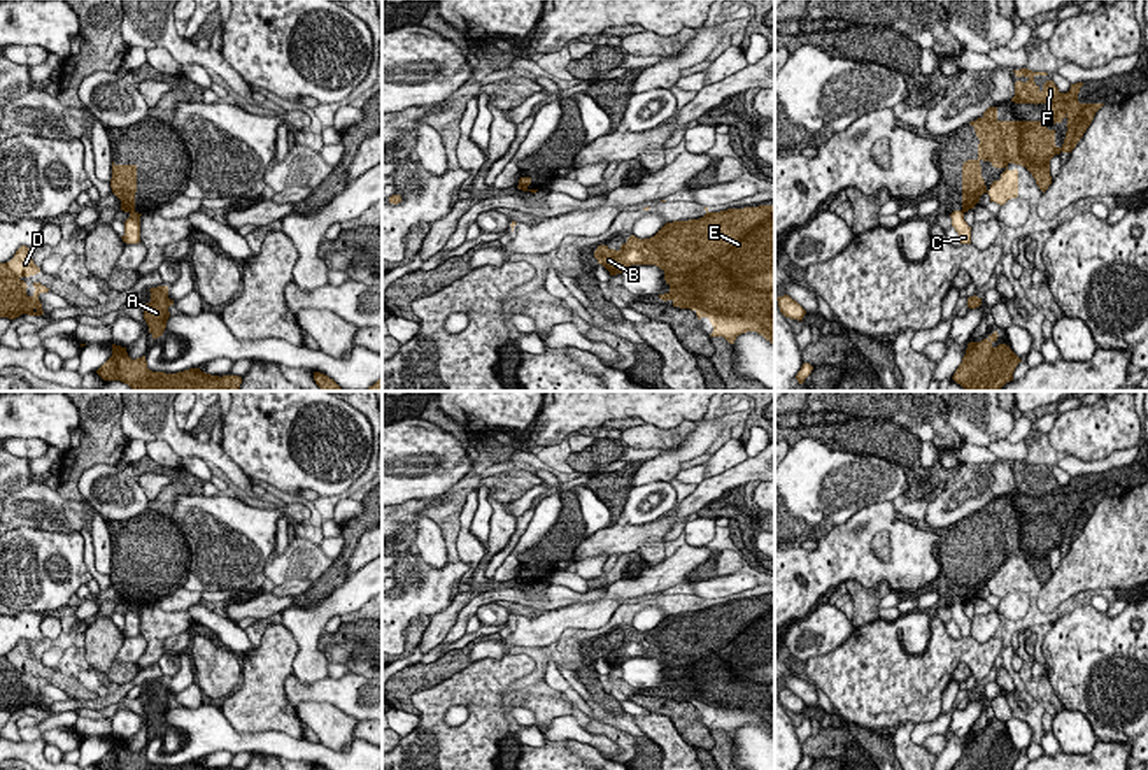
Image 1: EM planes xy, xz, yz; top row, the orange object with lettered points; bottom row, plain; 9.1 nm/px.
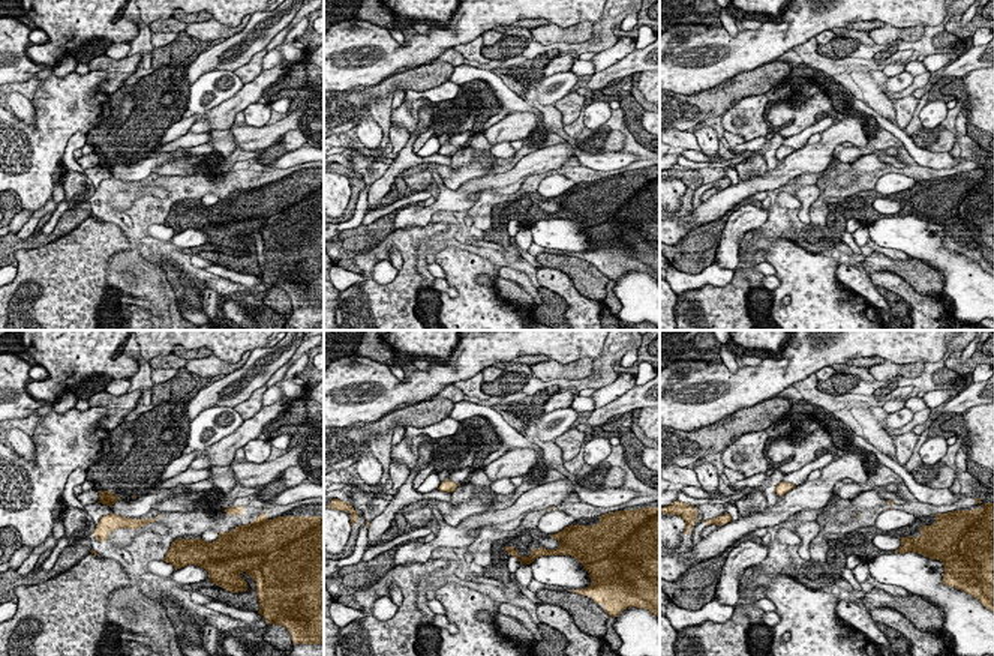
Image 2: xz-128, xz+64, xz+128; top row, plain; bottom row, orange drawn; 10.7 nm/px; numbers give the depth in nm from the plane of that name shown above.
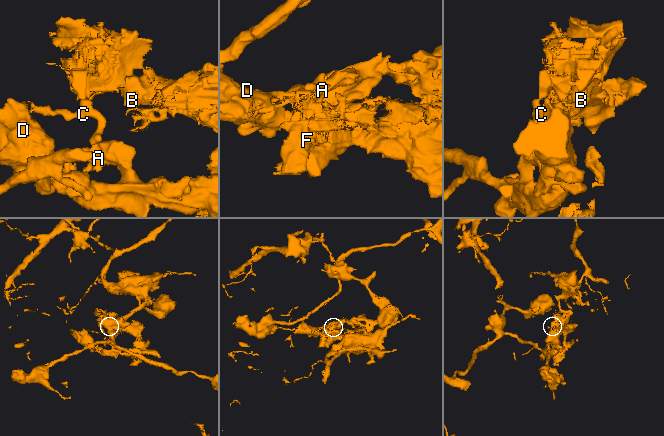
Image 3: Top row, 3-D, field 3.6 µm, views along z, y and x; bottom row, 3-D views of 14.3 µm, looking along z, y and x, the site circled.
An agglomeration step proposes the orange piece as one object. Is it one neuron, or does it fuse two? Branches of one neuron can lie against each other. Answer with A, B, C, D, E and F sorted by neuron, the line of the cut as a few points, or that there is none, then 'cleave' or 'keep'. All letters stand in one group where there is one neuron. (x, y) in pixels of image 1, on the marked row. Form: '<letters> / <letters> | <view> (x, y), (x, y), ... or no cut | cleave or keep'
A B D E F / C | xy (130, 211), (134, 213) | cleave

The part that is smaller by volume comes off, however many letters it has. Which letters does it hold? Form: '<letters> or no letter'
A, B, D, E, F

